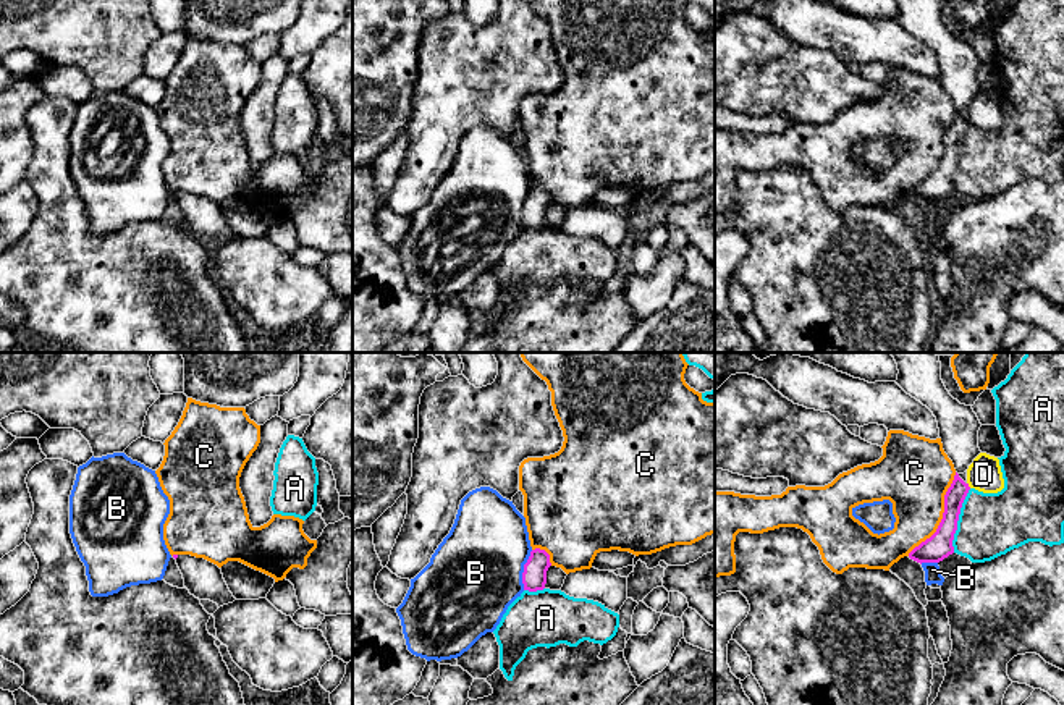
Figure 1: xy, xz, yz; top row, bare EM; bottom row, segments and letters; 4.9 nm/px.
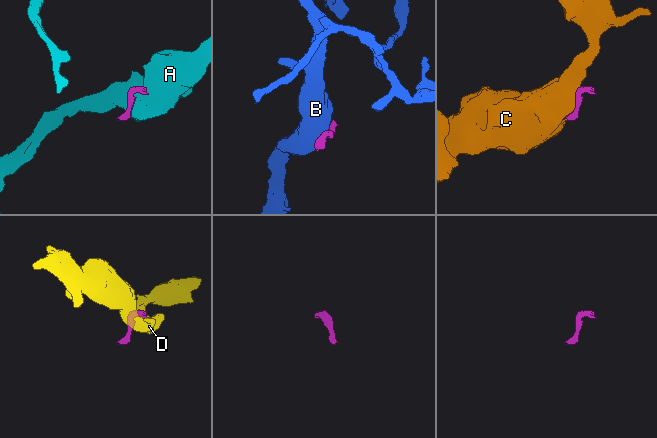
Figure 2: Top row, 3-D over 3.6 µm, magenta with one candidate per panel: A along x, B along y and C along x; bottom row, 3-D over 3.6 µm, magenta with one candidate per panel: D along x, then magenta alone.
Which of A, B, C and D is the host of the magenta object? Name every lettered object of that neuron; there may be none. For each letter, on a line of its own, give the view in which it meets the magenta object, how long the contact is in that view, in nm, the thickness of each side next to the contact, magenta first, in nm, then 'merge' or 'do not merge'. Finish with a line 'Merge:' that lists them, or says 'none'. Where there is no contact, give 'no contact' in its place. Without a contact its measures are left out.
A: yz | 340 nm | 130/320 nm | do not merge
B: xz | 200 nm | 130/460 nm | do not merge
C: yz | 480 nm | 130/360 nm | do not merge
D: yz | 40 nm | 100/170 nm | do not merge
Merge: none

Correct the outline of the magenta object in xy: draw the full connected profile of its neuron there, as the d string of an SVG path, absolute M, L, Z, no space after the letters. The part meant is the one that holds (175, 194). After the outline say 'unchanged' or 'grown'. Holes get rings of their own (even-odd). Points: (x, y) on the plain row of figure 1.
M173 192L173 196L183 212L184 225L191 233L199 238L210 238L218 246L236 238L217 202L191 192Z | grown

